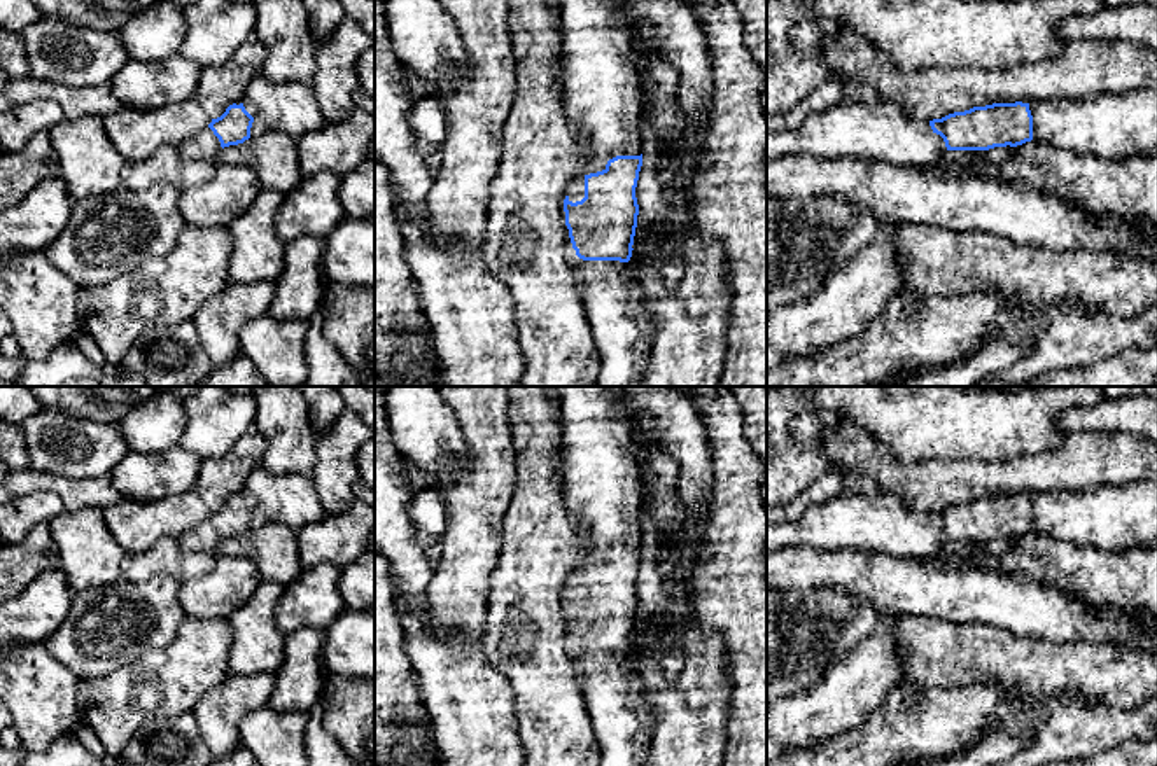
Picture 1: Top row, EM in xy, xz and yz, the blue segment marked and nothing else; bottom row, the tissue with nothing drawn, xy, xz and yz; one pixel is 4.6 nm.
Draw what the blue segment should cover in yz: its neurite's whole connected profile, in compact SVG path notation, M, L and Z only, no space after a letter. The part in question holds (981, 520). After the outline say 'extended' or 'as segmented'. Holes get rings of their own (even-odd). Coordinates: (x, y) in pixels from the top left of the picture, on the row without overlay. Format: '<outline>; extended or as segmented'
M1157 481L1099 484L1085 491L992 495L929 514L908 509L896 495L868 497L842 491L828 502L809 505L796 521L767 525L767 553L781 547L810 546L823 551L851 547L926 558L940 554L945 542L989 542L1006 537L1017 539L1031 532L1104 551L1152 546L1157 542Z; extended

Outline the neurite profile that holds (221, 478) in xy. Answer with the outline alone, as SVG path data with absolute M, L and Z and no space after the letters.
M254 428L226 455L201 462L194 491L210 511L221 509L229 497L245 490L247 477L261 465L266 448L268 441Z

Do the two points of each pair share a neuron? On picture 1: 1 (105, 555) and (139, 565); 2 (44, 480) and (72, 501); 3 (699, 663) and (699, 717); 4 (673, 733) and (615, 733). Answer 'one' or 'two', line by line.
1: two
2: one
3: one
4: two

